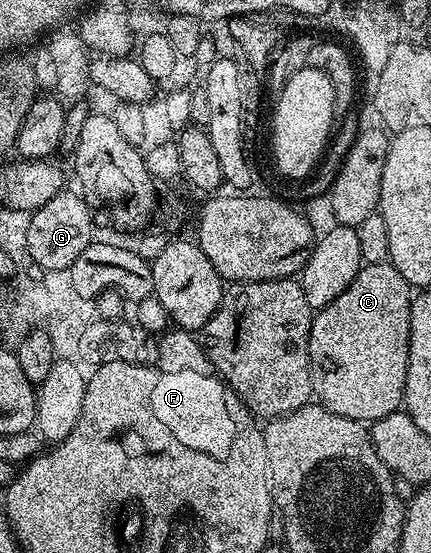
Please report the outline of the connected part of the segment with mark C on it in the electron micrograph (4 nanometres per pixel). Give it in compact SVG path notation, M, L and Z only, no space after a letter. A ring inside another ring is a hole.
M391 263L364 265L354 283L313 316L308 340L312 392L325 409L371 423L403 406L413 296L413 286Z

